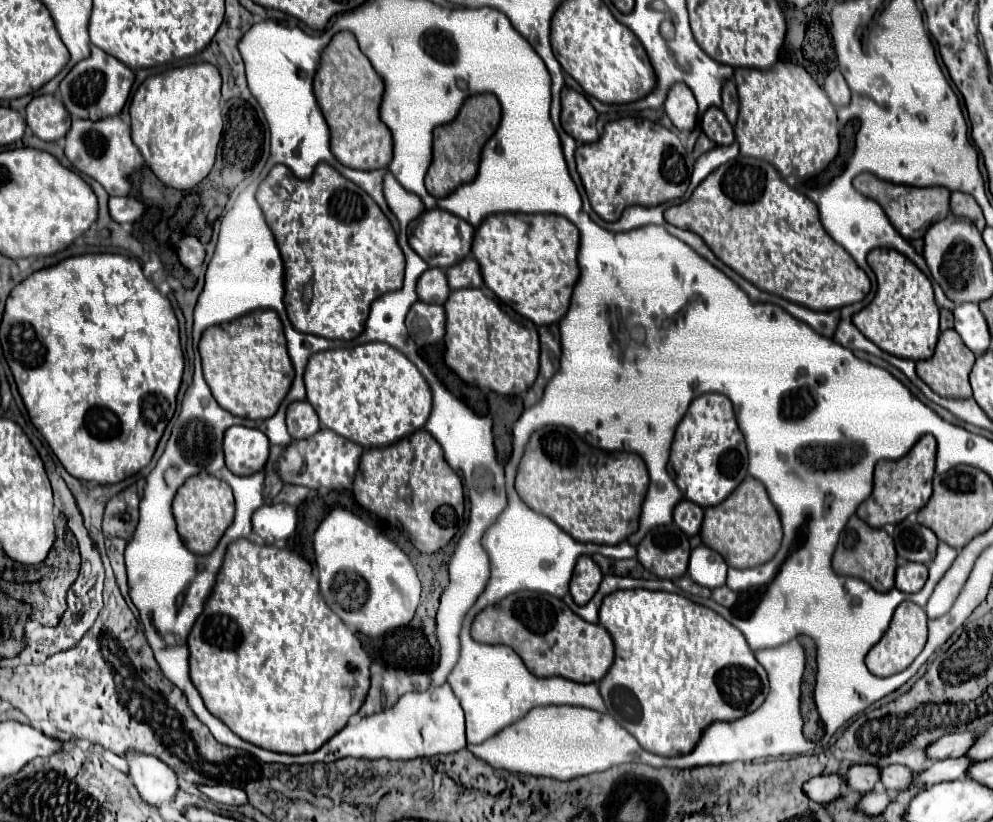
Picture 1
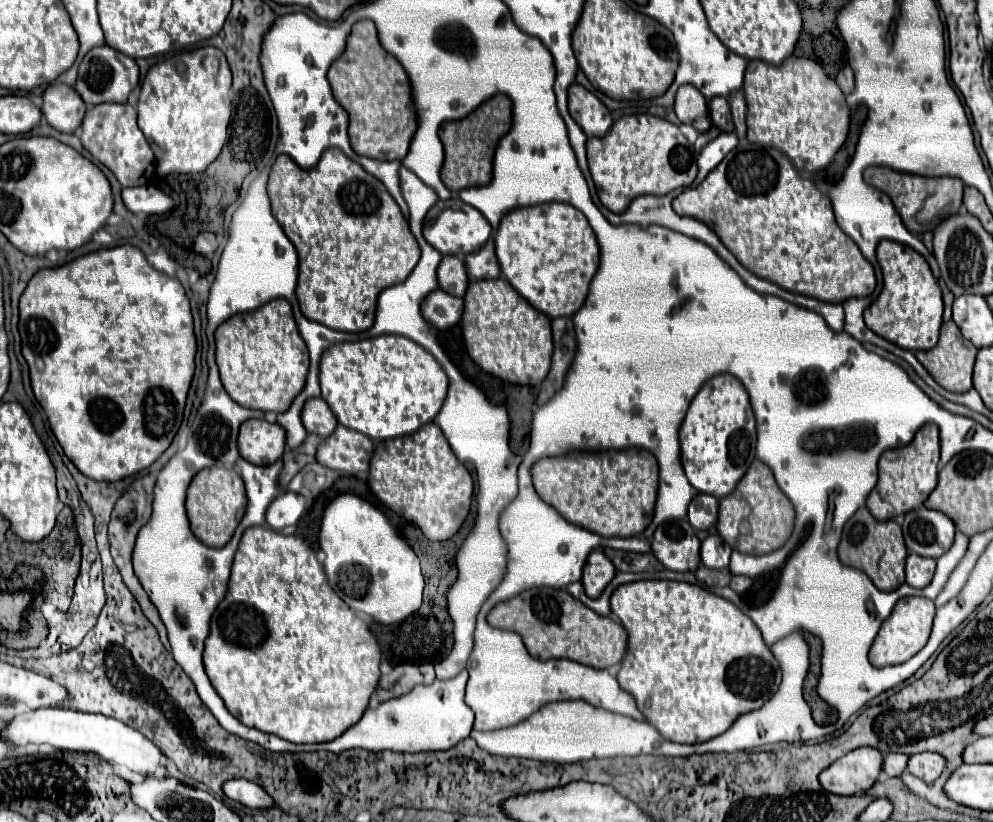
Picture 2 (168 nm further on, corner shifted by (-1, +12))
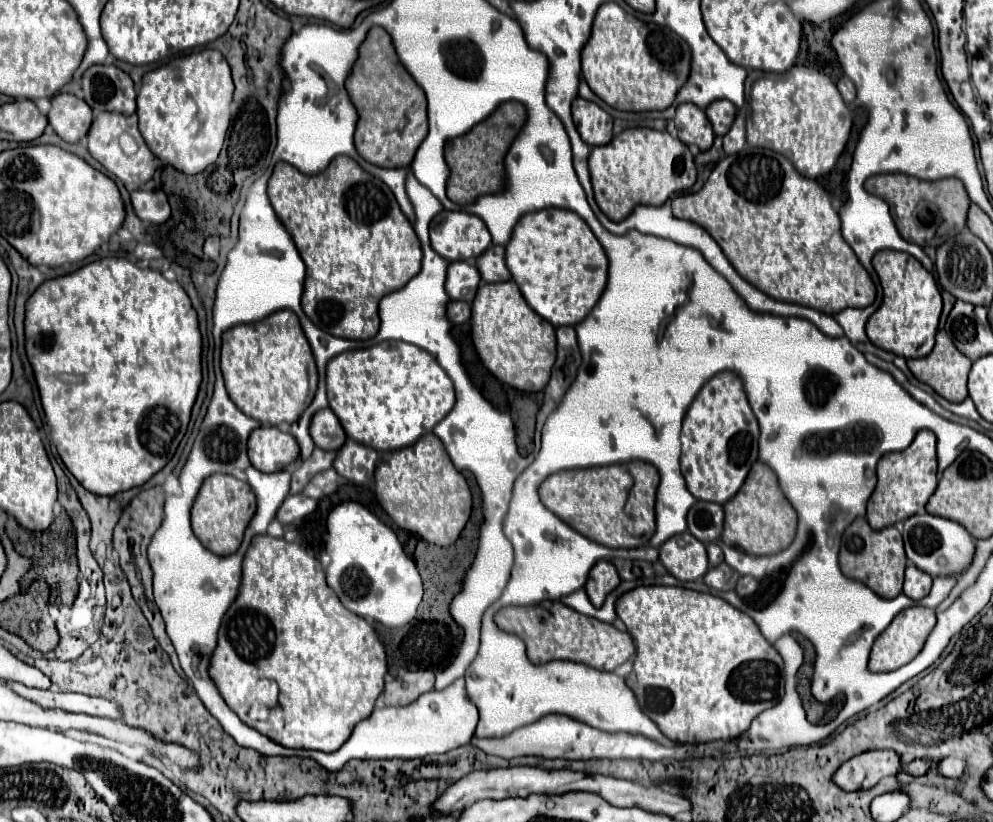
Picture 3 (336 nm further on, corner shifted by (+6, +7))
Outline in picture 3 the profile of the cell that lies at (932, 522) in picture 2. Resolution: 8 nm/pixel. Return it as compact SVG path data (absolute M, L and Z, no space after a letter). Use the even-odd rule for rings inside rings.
M916 513L910 519L904 521L904 545L908 559L922 571L926 571L932 577L956 577L962 575L976 553L976 539L966 531L964 525L930 515L930 513ZM940 559L946 559L946 565L940 565Z

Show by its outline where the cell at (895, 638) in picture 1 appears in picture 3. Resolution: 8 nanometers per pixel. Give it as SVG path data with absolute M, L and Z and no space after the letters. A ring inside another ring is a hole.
M920 605L904 609L904 613L896 615L894 621L888 625L888 629L884 633L880 633L878 639L874 641L874 647L870 653L870 671L894 671L906 663L910 663L922 651L926 637L930 635L934 625L936 625L934 609L926 609Z

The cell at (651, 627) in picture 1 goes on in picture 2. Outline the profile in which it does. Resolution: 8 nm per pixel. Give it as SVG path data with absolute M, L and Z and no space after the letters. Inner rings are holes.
M641 580L641 582L629 582L629 584L621 584L613 596L611 596L611 612L619 618L619 622L623 624L623 628L627 630L627 654L619 666L617 672L617 682L619 686L629 692L635 702L637 708L643 712L645 720L649 724L653 724L659 734L671 742L679 742L679 744L697 744L697 742L705 742L711 740L715 736L719 736L721 732L725 732L729 728L729 724L733 724L735 716L743 714L743 712L751 712L759 706L763 706L777 690L779 682L781 682L781 670L777 660L773 658L769 646L763 642L759 628L755 628L753 620L749 616L745 616L735 604L731 604L729 600L715 596L713 592L697 586L697 584L687 584L687 582L671 582L671 580Z

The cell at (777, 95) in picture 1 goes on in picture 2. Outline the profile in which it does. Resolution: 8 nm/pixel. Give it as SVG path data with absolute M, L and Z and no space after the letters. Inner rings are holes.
M789 56L785 62L777 66L763 62L763 60L749 60L747 70L745 70L743 92L747 100L747 140L753 144L765 144L765 146L779 148L783 154L791 158L797 170L817 172L825 168L847 138L849 108L845 104L845 96L835 84L835 80L831 80L815 60Z

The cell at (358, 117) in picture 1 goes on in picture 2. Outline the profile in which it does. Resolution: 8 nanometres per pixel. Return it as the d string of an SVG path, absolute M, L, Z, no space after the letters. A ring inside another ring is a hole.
M371 20L353 24L347 36L345 52L331 64L327 78L335 100L349 114L351 148L367 158L401 160L407 154L415 132L409 80L403 66L381 48Z

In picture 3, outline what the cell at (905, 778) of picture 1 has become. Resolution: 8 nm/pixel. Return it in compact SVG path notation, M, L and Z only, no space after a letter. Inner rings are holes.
M948 757L940 763L940 773L946 777L962 777L966 773L966 759Z

